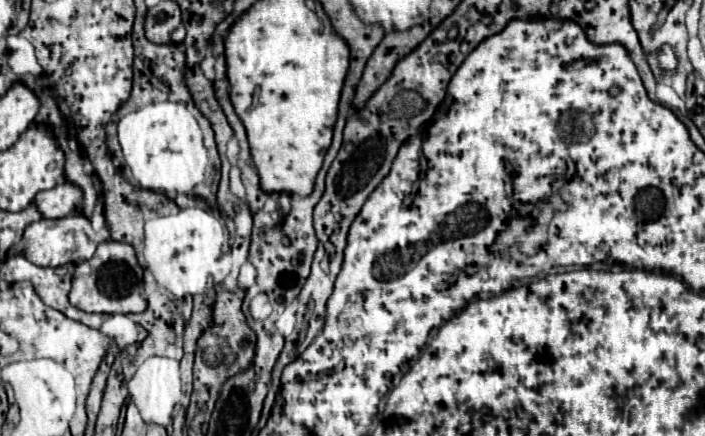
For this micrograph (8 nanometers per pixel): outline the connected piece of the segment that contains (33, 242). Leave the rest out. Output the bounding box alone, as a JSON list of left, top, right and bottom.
[23,214,111,268]

